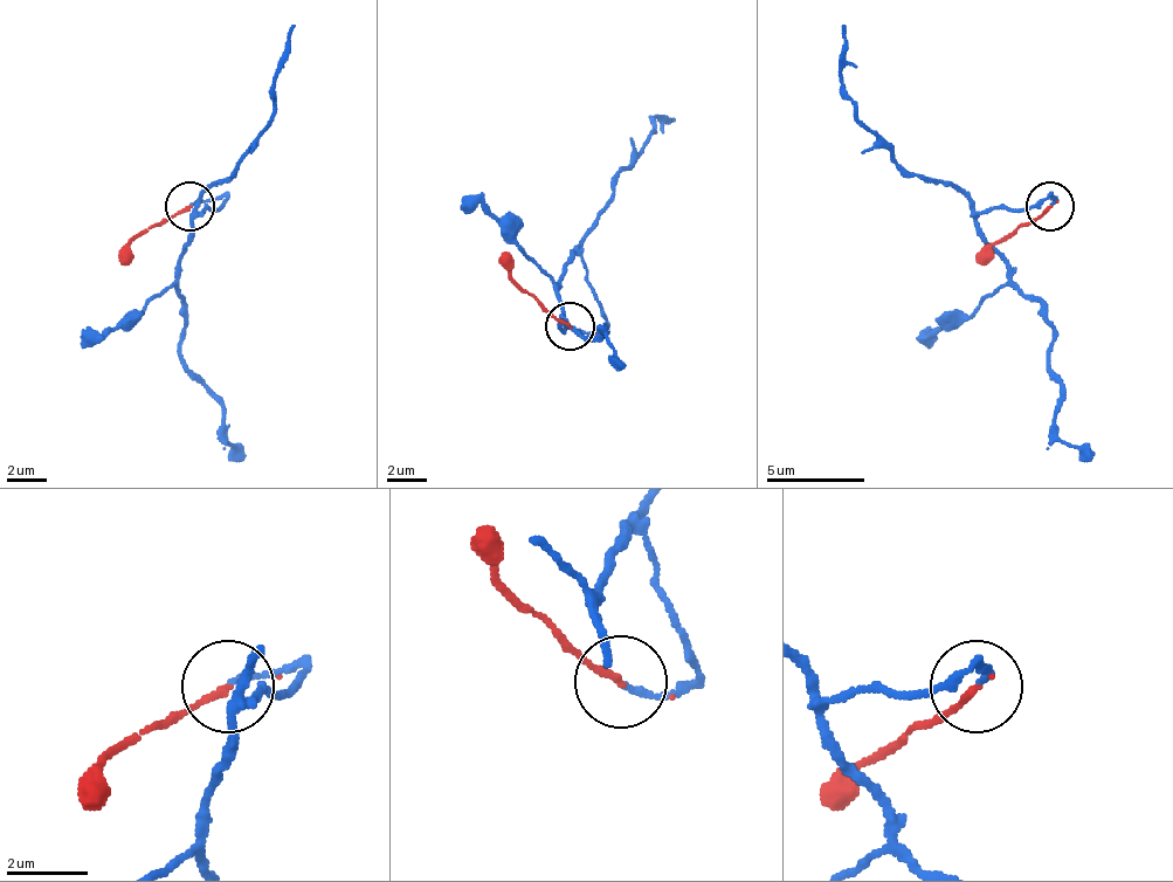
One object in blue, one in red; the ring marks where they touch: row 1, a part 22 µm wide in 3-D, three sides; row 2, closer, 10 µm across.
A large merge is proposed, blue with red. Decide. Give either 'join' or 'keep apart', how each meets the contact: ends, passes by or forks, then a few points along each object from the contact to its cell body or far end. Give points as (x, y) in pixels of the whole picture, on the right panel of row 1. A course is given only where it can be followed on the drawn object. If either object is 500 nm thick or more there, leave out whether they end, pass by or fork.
join; blue ends there; red ends there; blue runs (1051, 205), (1056, 200), (1027, 209), (982, 209), (978, 234), (1041, 308), (1056, 435), (1095, 454); red runs (1051, 205), (1016, 225), (978, 263)

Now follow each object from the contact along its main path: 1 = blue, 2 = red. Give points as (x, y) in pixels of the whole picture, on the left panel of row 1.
1: (188, 205), (227, 200), (218, 209), (204, 209), (179, 259), (179, 357), (222, 411), (222, 435), (242, 454)
2: (188, 205), (150, 225), (121, 263)

